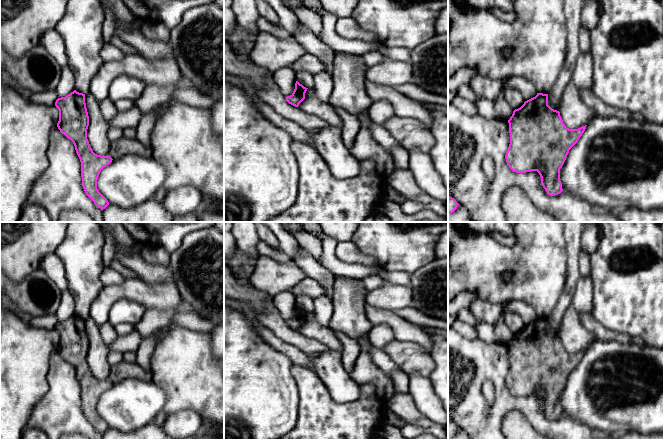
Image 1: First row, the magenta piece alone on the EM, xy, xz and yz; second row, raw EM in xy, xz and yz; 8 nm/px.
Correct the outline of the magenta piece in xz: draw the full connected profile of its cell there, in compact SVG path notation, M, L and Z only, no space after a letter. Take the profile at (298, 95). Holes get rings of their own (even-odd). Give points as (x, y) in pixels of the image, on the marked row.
M296 81L295 89L290 96L285 97L286 101L295 107L298 107L299 104L305 99L305 93L307 89L308 88Z

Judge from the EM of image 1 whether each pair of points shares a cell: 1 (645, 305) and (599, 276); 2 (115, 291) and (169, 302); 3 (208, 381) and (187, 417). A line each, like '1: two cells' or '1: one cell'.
1: one cell
2: one cell
3: two cells

